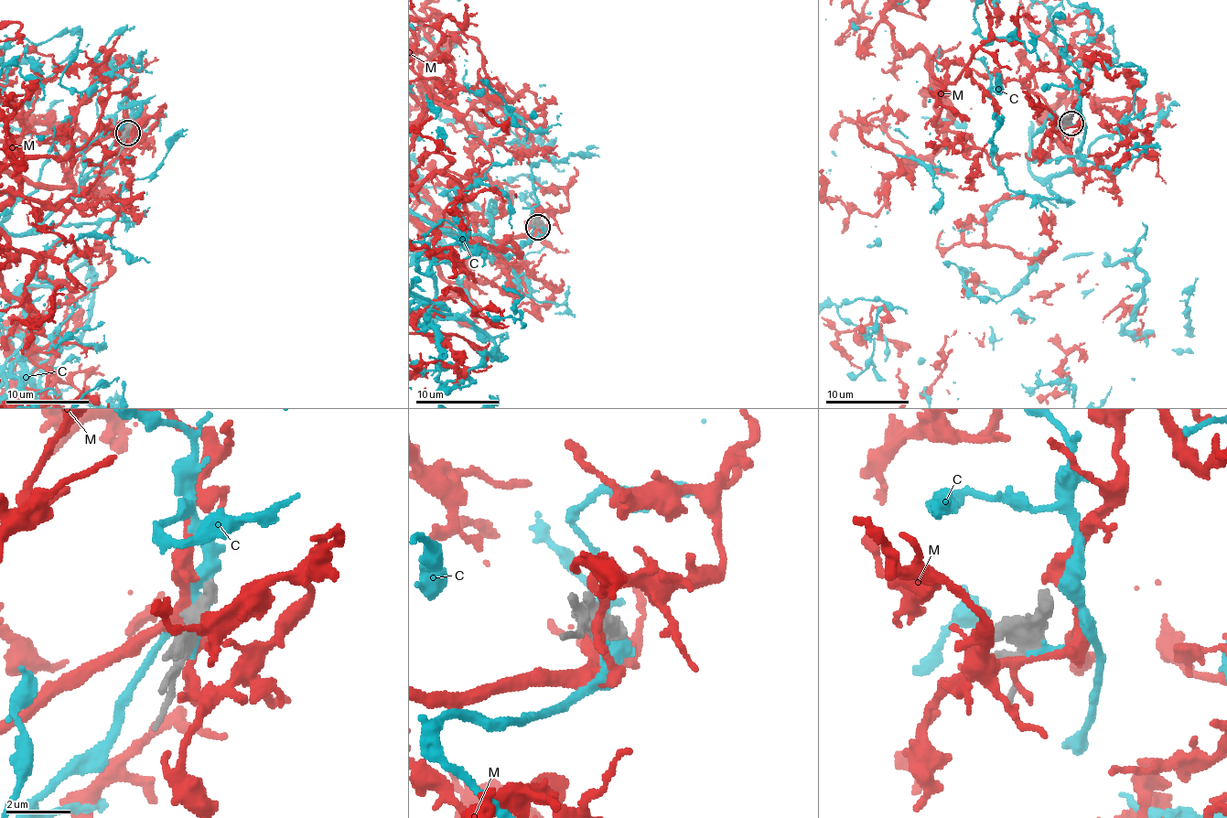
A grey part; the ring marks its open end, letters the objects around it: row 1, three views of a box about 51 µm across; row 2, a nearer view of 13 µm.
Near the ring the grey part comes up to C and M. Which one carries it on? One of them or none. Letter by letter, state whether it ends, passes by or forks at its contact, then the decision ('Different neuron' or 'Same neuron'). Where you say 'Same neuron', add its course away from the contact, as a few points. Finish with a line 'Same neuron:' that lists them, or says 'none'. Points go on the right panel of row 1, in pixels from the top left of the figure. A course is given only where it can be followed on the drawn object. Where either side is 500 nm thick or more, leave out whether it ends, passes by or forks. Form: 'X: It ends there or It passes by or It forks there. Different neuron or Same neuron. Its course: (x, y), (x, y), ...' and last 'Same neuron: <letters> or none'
C: It ends there. Different neuron
M: It forks there. Different neuron
Same neuron: none

